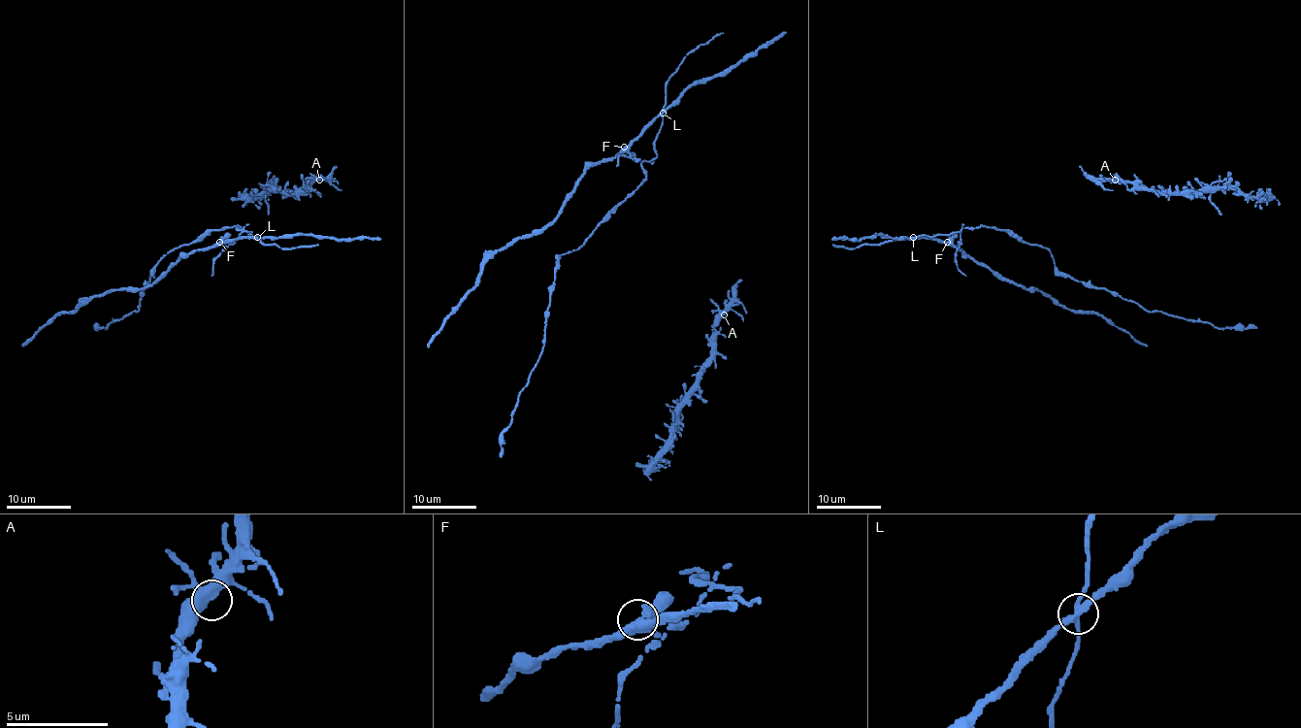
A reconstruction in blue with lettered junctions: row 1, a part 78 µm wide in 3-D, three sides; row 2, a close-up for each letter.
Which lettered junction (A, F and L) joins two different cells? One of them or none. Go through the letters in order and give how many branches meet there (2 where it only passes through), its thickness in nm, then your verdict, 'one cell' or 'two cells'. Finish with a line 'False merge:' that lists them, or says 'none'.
A: 3 branches meet; 440 nm thick; one cell
F: 4 branches meet; 400 nm thick; one cell
L: 4 branches meet; 280 nm thick; two cells
False merge: L

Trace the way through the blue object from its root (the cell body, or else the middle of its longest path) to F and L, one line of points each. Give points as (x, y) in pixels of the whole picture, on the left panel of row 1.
F: (240, 228), (237, 228), (242, 232), (239, 238), (225, 248), (219, 242)
L: (240, 228), (258, 237)

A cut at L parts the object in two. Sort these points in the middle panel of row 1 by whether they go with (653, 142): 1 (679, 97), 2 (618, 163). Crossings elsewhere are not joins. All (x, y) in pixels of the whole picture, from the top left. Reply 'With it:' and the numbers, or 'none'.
With it: 2

